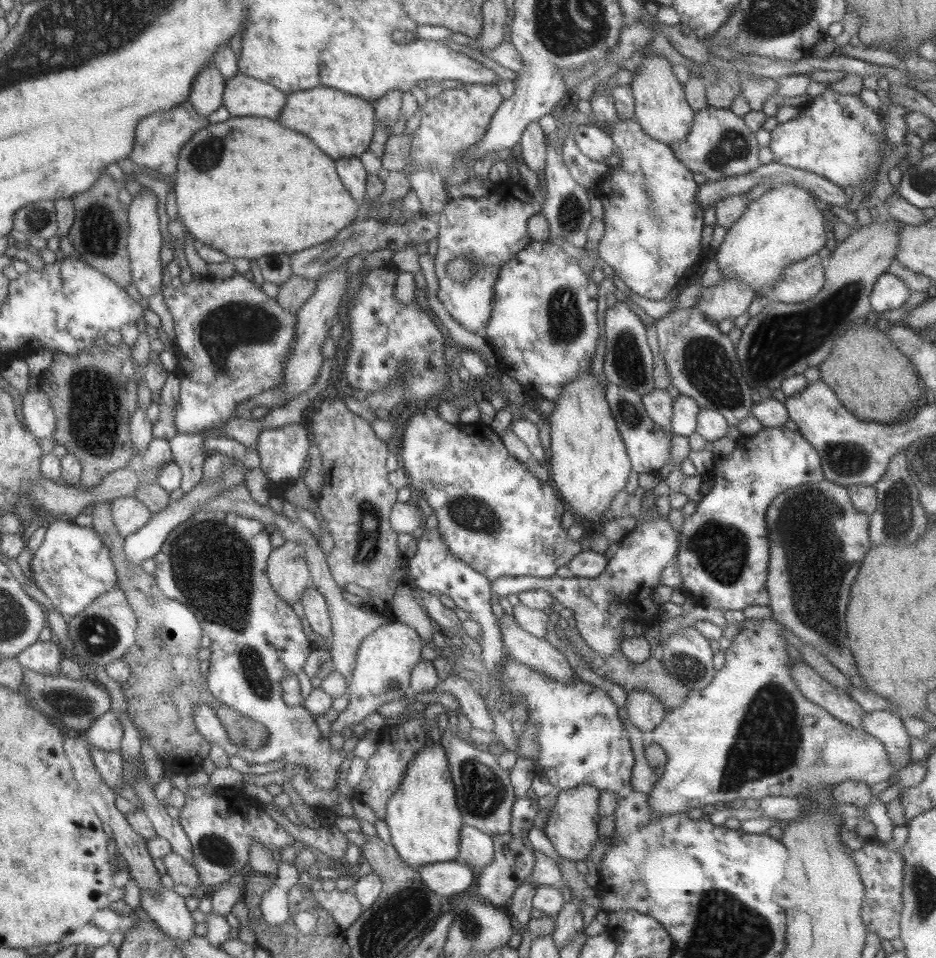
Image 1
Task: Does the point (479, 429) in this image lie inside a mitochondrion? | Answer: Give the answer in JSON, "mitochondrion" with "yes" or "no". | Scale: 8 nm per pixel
{"mitochondrion":"no"}

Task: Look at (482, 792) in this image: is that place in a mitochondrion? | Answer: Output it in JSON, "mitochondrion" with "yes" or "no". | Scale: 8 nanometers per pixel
{"mitochondrion":"yes"}

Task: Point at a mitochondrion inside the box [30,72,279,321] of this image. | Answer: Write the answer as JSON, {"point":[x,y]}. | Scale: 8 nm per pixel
{"point":[97,230]}

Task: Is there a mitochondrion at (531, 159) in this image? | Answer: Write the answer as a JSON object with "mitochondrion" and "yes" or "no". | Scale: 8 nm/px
{"mitochondrion":"no"}

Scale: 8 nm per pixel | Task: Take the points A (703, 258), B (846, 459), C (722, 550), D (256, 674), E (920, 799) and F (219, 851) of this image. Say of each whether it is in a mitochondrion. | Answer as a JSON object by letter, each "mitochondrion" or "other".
{"A":"other","B":"mitochondrion","C":"mitochondrion","D":"mitochondrion","E":"other","F":"mitochondrion"}

